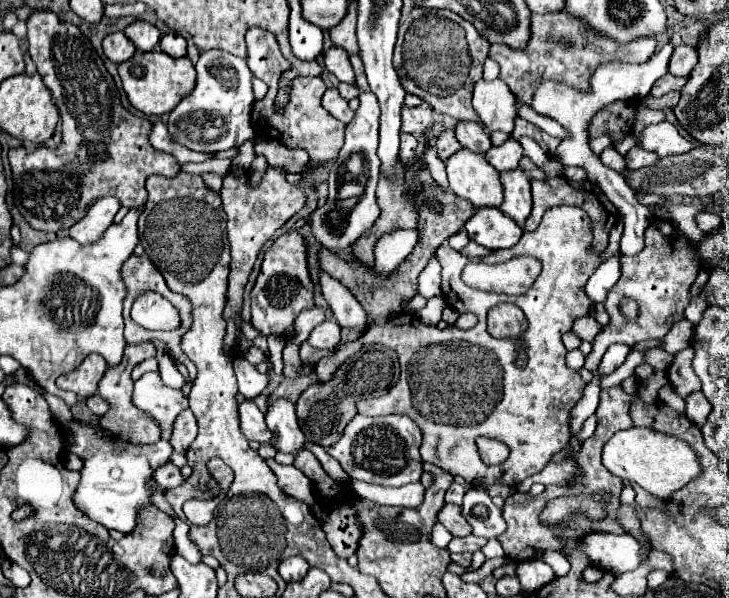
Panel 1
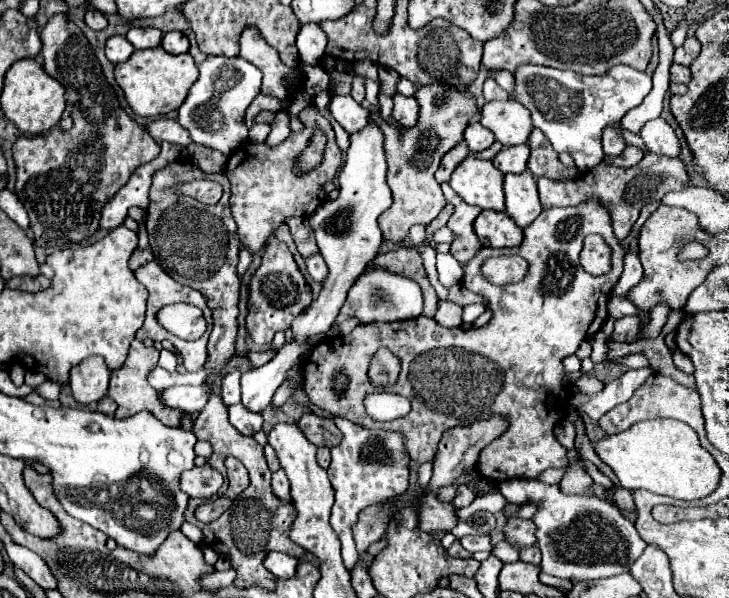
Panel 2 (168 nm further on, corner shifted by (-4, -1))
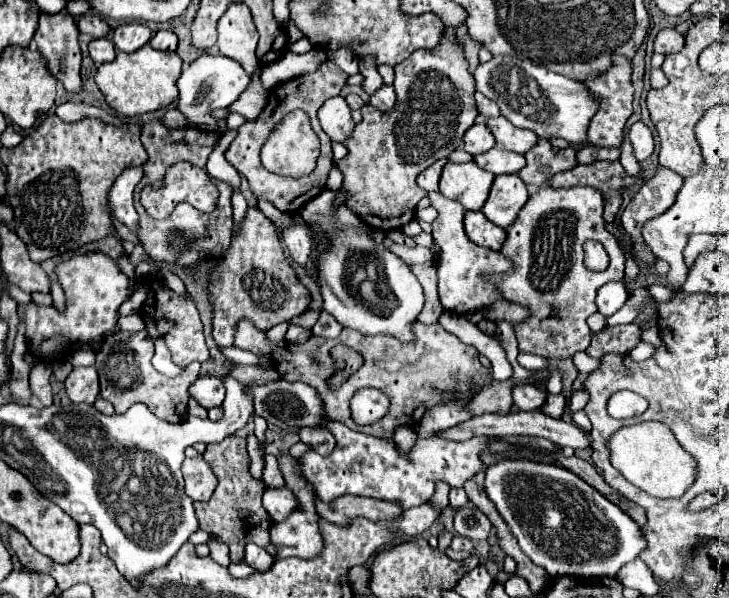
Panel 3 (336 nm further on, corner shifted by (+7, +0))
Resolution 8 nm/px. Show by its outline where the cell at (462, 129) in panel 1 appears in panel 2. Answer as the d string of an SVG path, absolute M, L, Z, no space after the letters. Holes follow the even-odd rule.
M480 122L470 124L466 128L466 132L464 132L464 138L466 138L466 144L468 144L470 152L474 152L474 154L482 152L482 150L486 150L486 148L490 148L494 144L492 132L488 128L480 126Z

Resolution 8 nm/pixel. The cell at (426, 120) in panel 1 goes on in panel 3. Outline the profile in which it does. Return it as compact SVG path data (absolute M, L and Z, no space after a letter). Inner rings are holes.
M383 85L375 95L371 95L371 105L383 113L391 111L395 103L397 103L397 95L395 95L395 89L389 85Z

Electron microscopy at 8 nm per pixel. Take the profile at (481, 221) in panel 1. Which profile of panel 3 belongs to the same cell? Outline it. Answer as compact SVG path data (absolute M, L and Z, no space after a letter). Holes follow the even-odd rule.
M467 211L465 215L465 233L469 239L481 247L499 251L507 239L507 231L491 223L481 211Z

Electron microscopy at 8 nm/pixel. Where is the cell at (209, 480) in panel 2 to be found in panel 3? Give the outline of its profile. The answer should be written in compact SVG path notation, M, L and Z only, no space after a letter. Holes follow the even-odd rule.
M199 457L183 461L183 479L185 479L185 493L193 501L207 501L217 487L217 479L211 467Z

